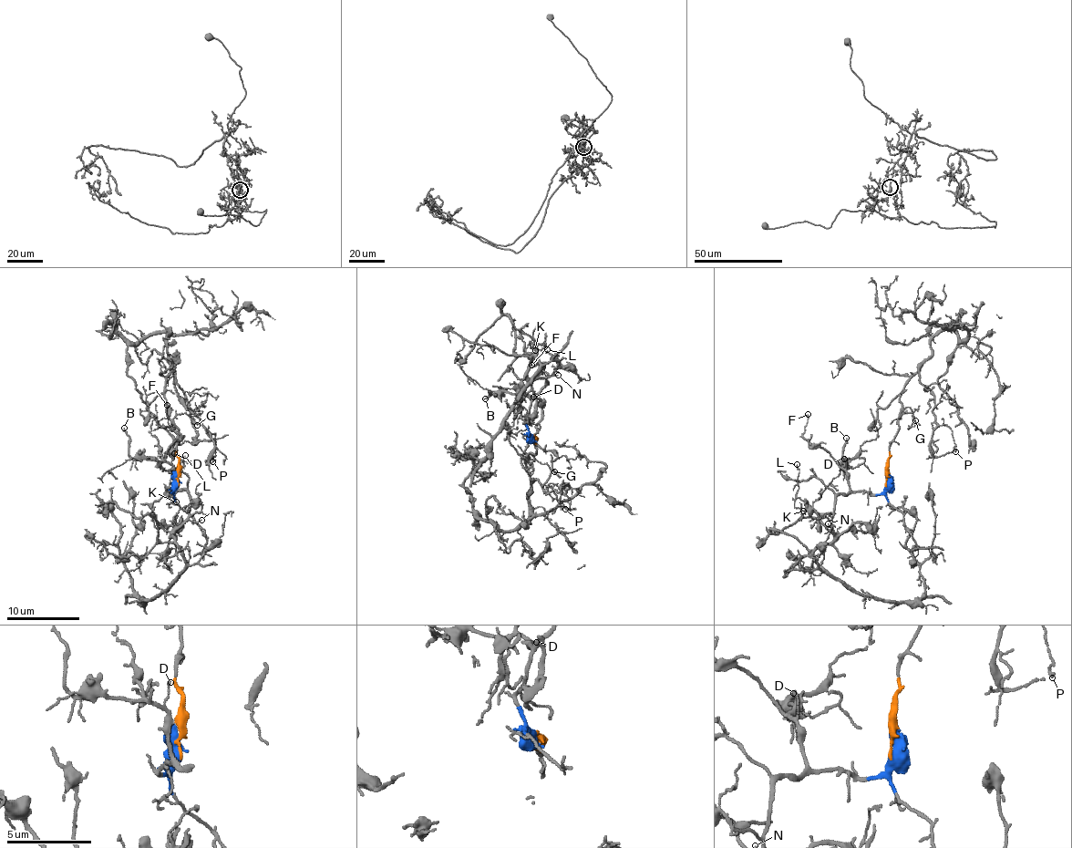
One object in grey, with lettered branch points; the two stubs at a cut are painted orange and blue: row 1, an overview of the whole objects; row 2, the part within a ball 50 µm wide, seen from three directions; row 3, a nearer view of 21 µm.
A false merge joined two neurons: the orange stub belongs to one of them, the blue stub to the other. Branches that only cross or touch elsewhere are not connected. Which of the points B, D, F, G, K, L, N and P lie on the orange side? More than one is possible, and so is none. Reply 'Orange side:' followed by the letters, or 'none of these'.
Orange side: G, P

